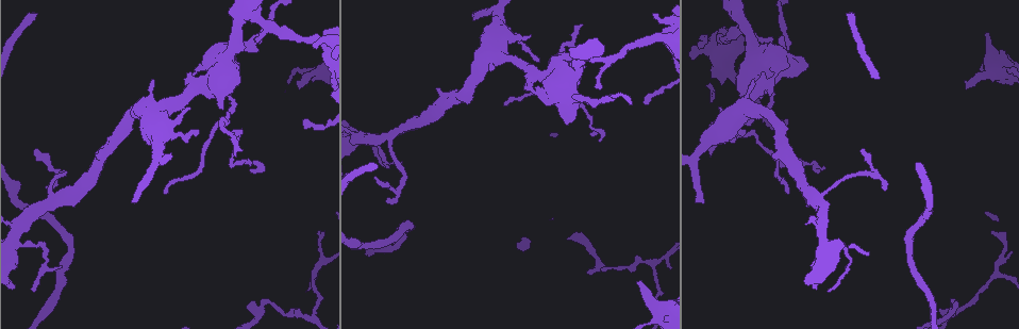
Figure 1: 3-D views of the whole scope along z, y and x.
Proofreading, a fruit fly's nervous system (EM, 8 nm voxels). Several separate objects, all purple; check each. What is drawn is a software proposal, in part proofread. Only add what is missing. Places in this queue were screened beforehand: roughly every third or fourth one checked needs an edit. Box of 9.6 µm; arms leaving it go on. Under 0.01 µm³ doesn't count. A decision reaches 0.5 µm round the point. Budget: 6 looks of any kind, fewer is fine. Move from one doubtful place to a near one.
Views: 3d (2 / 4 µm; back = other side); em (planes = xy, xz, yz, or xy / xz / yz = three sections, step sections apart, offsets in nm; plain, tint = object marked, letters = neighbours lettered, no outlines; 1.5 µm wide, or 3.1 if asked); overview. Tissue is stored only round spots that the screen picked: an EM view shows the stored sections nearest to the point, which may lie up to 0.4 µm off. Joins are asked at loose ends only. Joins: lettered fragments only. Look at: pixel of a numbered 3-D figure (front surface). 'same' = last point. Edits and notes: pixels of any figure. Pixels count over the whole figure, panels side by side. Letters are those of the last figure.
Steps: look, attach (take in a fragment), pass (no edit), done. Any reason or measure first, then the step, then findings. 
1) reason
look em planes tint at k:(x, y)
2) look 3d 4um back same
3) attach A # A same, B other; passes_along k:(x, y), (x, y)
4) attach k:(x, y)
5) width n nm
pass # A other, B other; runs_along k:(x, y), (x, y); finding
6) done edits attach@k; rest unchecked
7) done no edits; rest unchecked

branch stops here
look 3d 2um at 1:(966, 83)

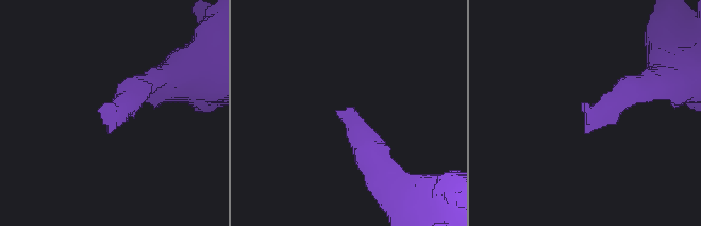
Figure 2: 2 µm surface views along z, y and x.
need the tissue
look em planes letters at 2:(100, 111)

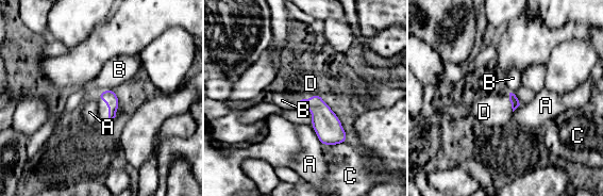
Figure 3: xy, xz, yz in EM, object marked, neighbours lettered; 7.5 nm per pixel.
attach D # A other, B other, C other, D same; passes_along 3:(109, 96), (109, 108), (102, 105); the neuron continues

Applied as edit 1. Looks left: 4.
free end
look em yz step 4 letters at 1:(318, 233)

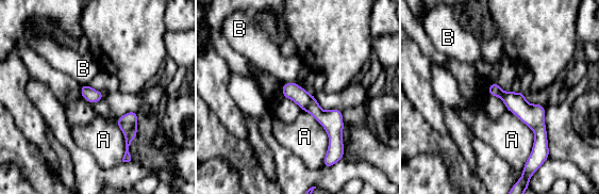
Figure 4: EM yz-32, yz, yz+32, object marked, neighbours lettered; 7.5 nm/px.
another direction
look em xy step 8 letters same

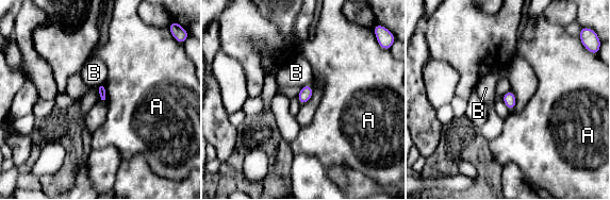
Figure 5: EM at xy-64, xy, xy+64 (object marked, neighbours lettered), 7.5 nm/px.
pass # A other, B other; border 5:(310, 83), (302, 86); no lettered fragment goes on from it

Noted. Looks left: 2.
done edits attach@3; rest unchecked

